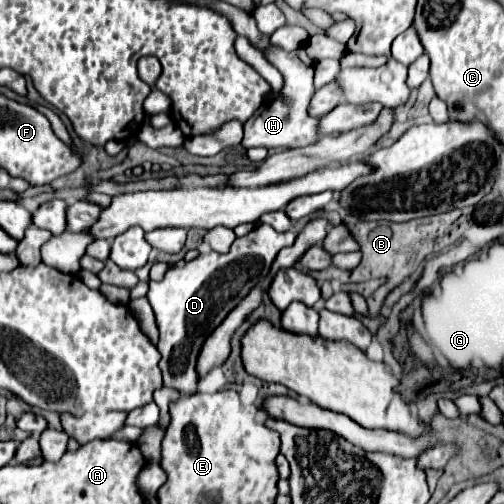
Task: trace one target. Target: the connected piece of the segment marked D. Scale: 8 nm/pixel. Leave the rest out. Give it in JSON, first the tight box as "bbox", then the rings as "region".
{"bbox":[147,224,295,396],"region":[[[259,224],[247,236],[237,238],[227,254],[205,252],[195,260],[187,262],[185,268],[173,268],[165,274],[161,282],[149,282],[147,298],[157,318],[159,326],[159,368],[163,372],[163,384],[177,390],[183,396],[197,392],[197,372],[195,362],[201,344],[217,328],[225,316],[257,286],[259,276],[267,276],[269,268],[281,248],[291,246],[295,234],[277,232],[269,224]]]}

